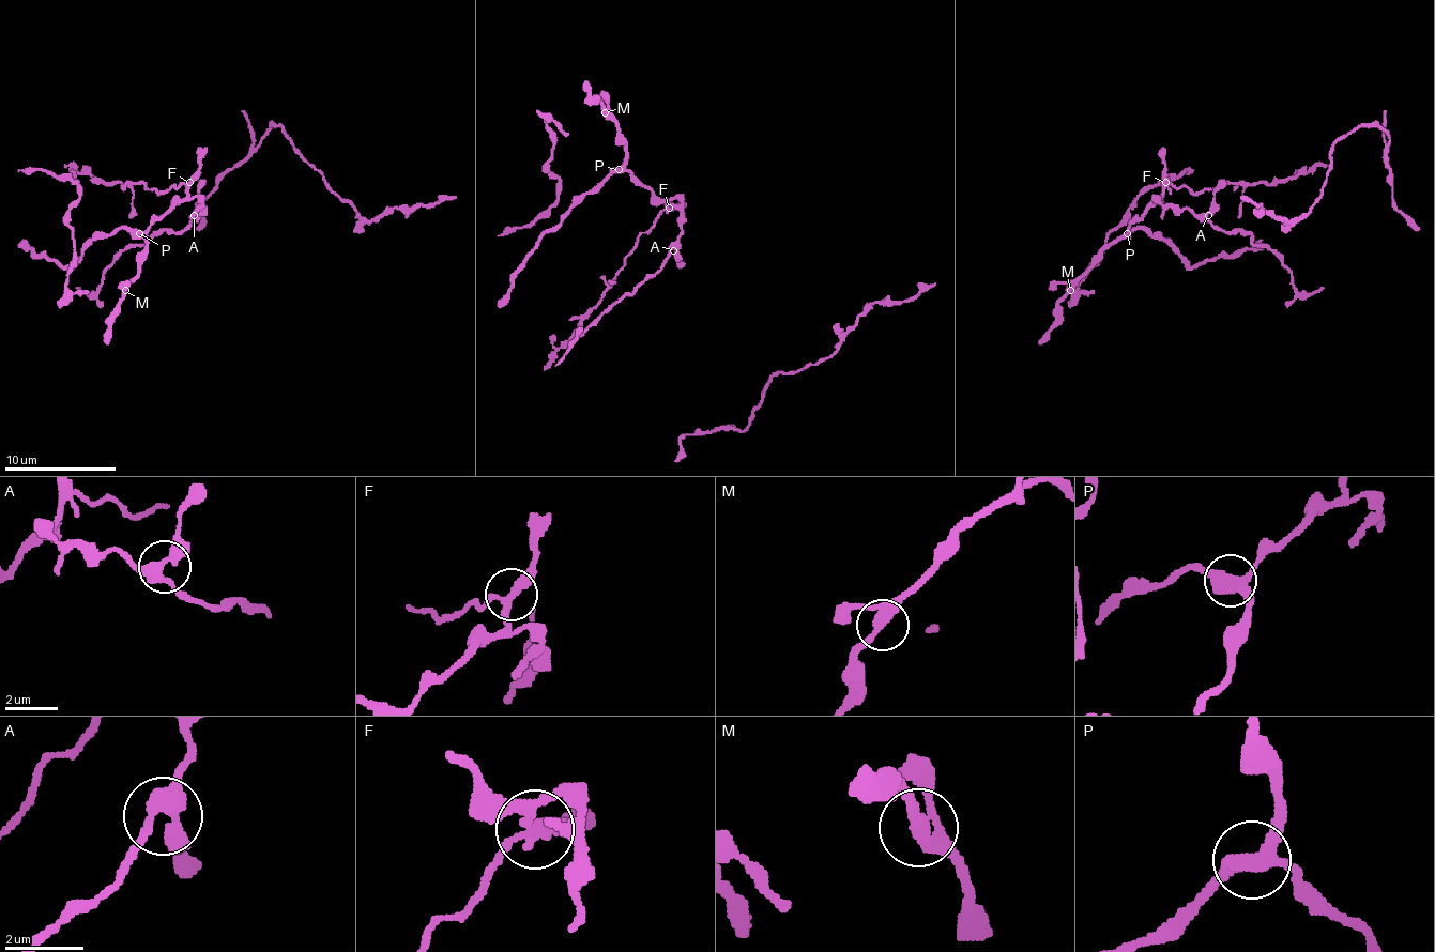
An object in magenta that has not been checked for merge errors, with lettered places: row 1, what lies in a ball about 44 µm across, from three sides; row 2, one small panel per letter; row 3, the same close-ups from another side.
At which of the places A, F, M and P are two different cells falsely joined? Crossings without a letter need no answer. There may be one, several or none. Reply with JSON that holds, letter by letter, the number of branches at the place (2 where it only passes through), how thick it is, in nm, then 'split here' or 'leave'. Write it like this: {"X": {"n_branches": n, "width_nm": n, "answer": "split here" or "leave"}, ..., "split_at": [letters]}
{"A": {"n_branches": 3, "width_nm": 360, "answer": "leave"}, "F": {"n_branches": 3, "width_nm": 280, "answer": "split here"}, "M": {"n_branches": 3, "width_nm": 280, "answer": "leave"}, "P": {"n_branches": 3, "width_nm": 360, "answer": "leave"}, "split_at": ["F"]}

